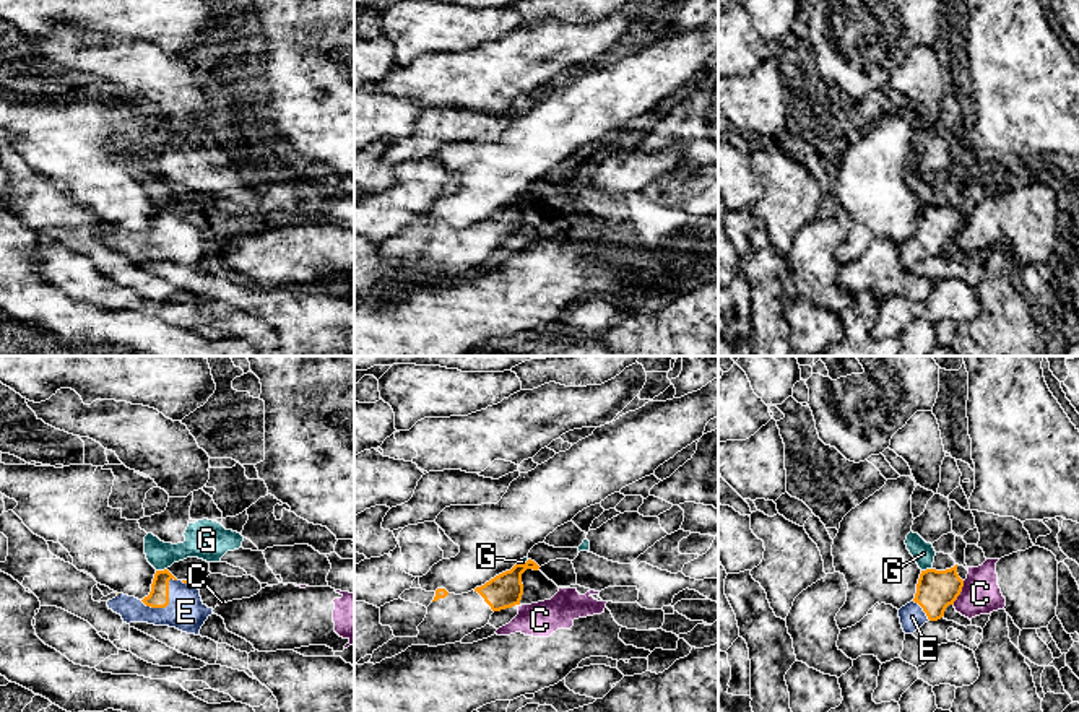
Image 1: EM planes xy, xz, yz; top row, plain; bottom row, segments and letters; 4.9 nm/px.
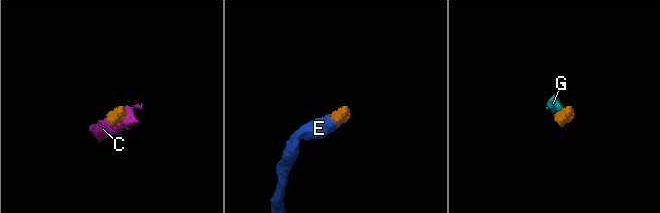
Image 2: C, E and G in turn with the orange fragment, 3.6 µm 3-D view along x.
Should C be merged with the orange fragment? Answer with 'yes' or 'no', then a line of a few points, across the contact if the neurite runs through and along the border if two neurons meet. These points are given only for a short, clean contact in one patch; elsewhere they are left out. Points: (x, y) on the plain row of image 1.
no | yz (964, 217), (962, 226), (953, 239)

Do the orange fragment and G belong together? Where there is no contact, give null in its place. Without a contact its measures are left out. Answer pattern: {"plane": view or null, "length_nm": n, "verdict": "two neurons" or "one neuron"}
{"plane": "xy", "length_nm": 60, "verdict": "two neurons"}

